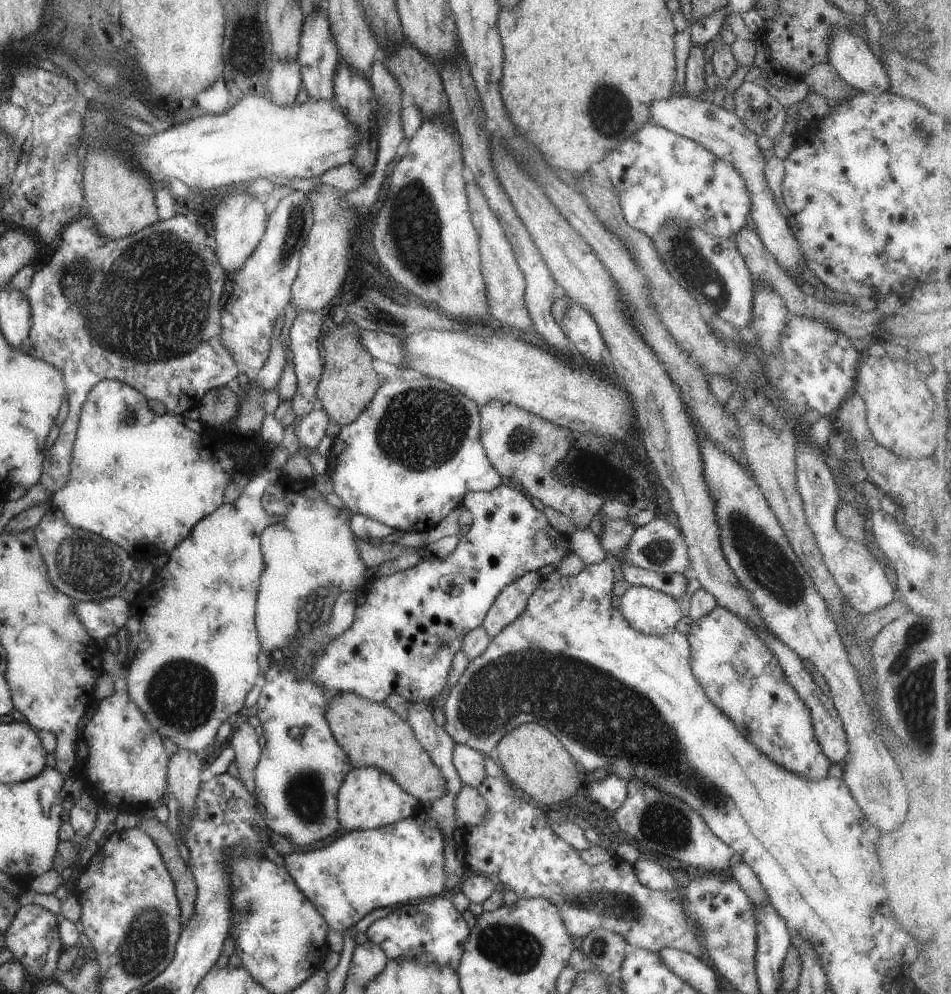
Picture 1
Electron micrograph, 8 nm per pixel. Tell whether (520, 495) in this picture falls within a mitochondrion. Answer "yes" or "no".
no

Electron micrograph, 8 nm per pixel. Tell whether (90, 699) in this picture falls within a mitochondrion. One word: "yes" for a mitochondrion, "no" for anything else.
no

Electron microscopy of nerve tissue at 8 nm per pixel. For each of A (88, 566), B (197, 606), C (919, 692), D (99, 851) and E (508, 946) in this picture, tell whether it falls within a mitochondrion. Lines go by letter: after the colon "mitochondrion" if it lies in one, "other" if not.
A: mitochondrion
B: other
C: mitochondrion
D: other
E: mitochondrion

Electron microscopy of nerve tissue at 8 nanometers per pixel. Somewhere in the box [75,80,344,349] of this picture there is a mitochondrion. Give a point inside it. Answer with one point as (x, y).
(295, 231)

